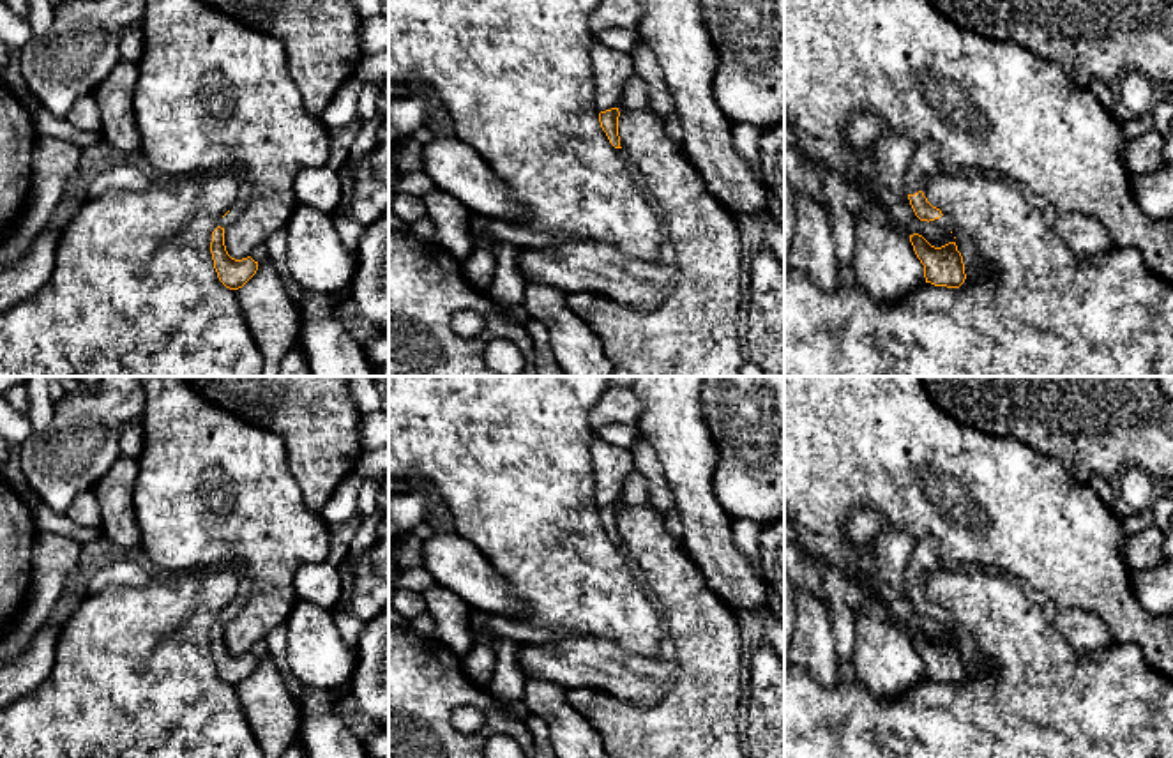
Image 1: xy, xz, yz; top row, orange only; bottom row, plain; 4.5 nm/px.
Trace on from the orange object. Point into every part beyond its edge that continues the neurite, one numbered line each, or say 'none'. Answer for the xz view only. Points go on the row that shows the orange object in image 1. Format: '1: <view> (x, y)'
none

